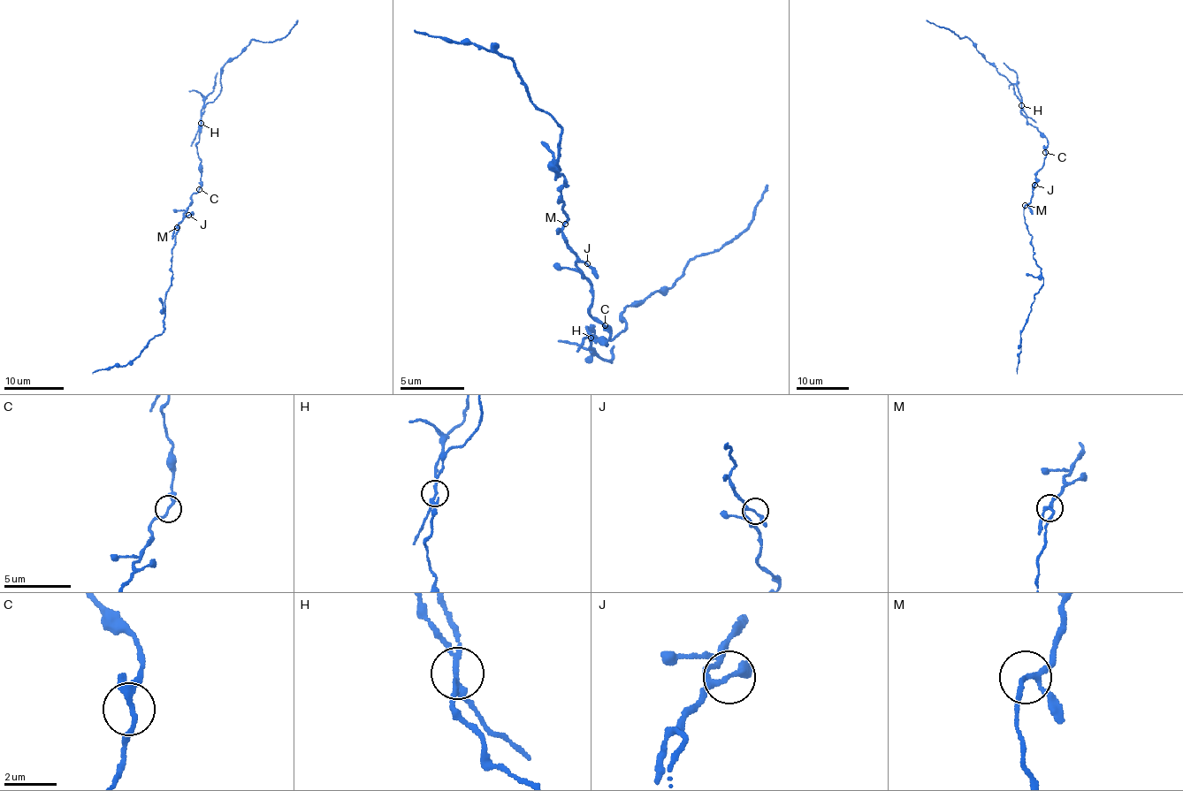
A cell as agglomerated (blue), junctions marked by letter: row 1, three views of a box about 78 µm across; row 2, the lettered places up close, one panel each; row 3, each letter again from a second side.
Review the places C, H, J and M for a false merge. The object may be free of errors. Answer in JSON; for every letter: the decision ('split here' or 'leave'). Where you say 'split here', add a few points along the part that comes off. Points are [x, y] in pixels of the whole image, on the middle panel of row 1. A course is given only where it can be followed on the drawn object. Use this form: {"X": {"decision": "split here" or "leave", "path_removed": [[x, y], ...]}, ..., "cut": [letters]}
{"C": {"decision": "leave"}, "H": {"decision": "split here", "path_removed": [[590, 338], [609, 338], [627, 326], [621, 314], [675, 281], [691, 261], [714, 253], [747, 226], [768, 184]]}, "J": {"decision": "leave"}, "M": {"decision": "leave"}, "cut": ["H"]}

